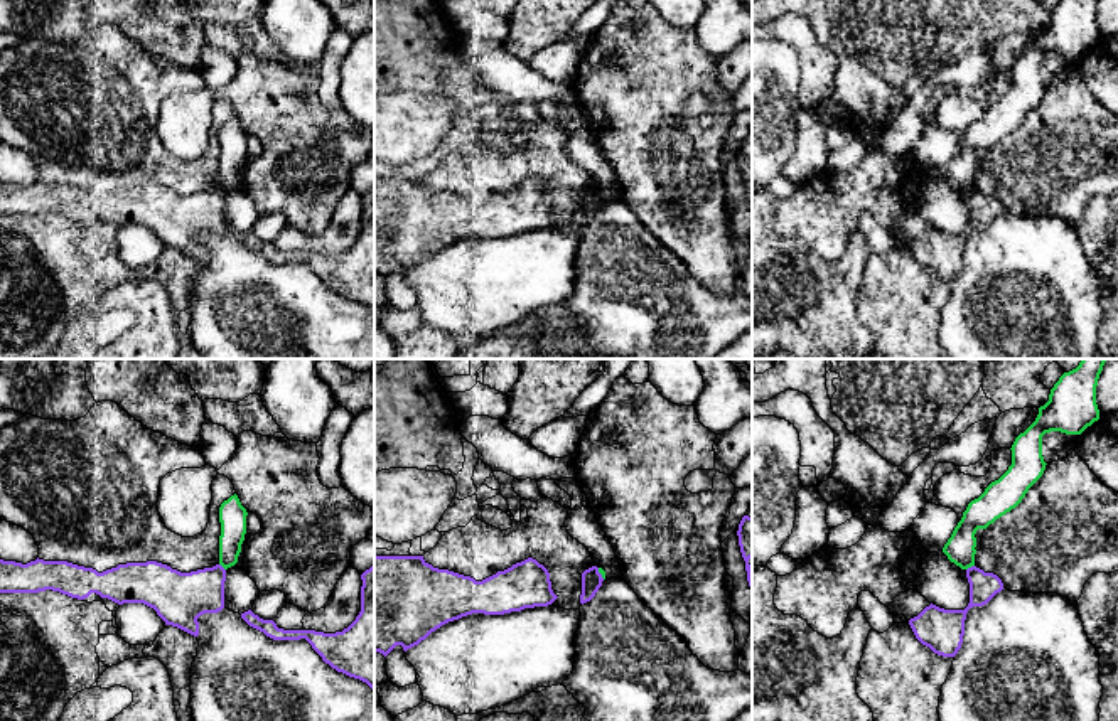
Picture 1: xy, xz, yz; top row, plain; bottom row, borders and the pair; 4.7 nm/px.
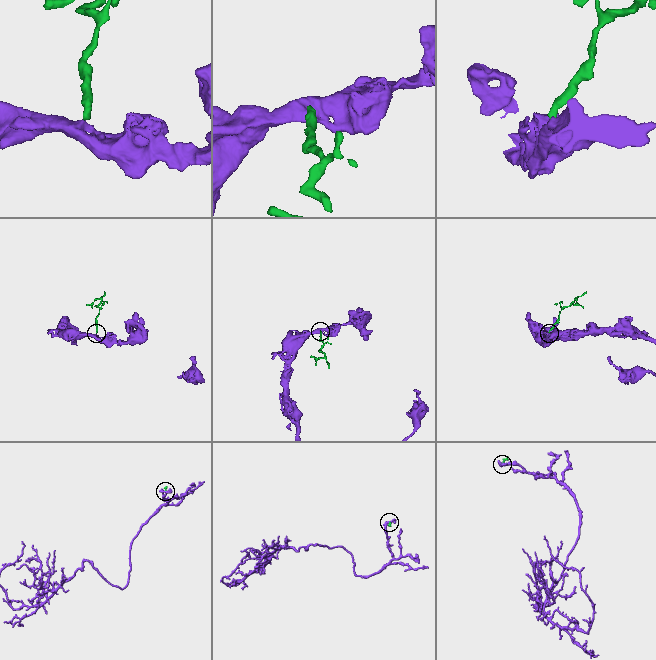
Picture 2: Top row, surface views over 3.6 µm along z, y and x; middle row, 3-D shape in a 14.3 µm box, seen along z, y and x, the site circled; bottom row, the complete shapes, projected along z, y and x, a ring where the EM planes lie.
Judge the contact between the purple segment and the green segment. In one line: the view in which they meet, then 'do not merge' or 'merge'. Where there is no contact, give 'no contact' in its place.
contact in yz; do not merge

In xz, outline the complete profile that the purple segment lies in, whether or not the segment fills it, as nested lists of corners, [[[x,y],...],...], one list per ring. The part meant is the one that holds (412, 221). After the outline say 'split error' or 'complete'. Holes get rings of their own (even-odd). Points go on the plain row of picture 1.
[[[374,177],[374,275],[386,280],[396,268],[406,275],[442,248],[472,236],[504,238],[548,229],[556,221],[548,192],[533,180],[476,204],[470,199],[433,190],[423,179]]]; complete

